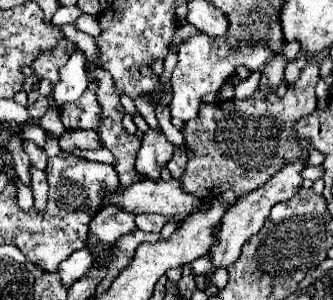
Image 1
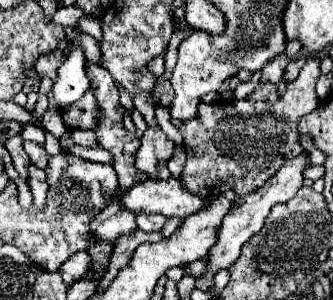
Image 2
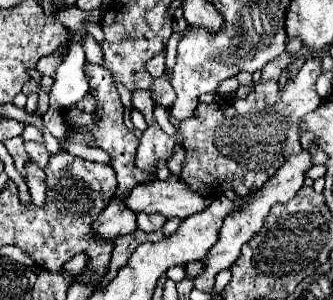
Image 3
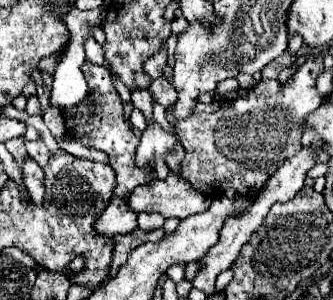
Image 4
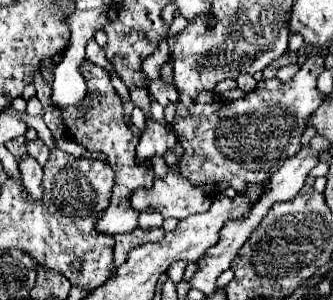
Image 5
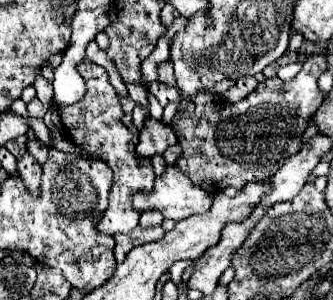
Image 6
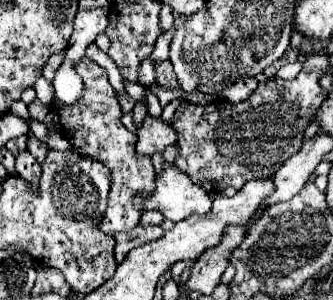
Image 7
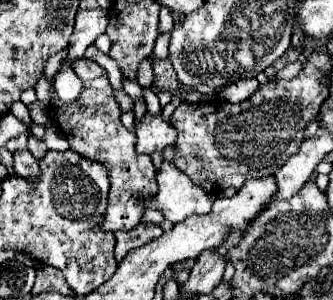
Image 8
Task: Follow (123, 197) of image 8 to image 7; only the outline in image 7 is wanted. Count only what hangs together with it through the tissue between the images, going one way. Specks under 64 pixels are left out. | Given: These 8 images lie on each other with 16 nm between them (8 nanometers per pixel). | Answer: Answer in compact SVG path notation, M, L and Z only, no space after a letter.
M82 58L74 68L78 76L84 80L84 92L82 92L82 98L74 104L62 104L58 100L52 100L52 106L60 120L60 130L76 152L80 152L86 158L102 162L112 172L108 208L100 224L100 230L108 234L114 234L120 230L130 232L134 226L138 226L140 216L144 212L142 208L134 206L134 196L138 194L148 196L156 190L156 172L154 172L152 160L150 156L136 154L134 150L136 136L128 132L120 122L122 108L114 96L114 88L108 82L106 70L88 58Z

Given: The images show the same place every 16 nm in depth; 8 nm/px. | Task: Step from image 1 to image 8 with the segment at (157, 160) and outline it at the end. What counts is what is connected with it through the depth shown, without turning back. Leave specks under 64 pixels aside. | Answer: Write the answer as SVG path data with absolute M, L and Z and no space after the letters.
M146 112L140 120L134 120L136 134L136 150L152 154L156 150L164 150L168 144L176 142L176 128L170 120L164 120L162 114Z

